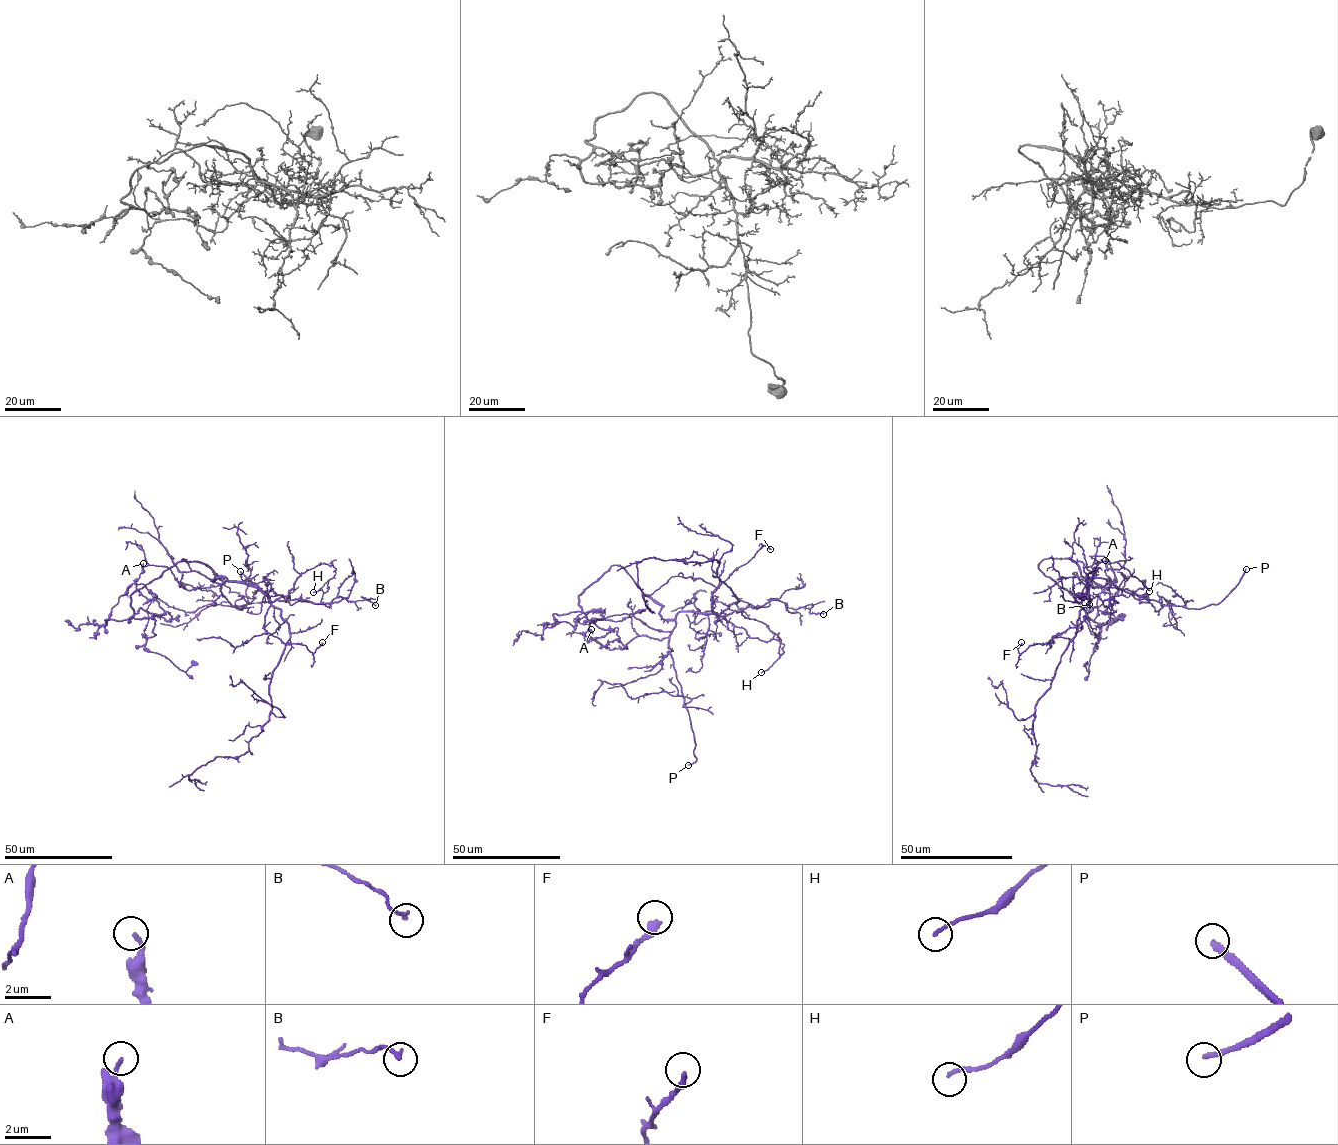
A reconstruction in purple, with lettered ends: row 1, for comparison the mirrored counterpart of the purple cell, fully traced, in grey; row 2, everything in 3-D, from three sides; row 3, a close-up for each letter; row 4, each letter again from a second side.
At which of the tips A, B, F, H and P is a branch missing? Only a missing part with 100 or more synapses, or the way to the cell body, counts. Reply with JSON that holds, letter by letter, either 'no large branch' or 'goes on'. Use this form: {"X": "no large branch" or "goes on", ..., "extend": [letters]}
{"A": "no large branch", "B": "no large branch", "F": "no large branch", "H": "no large branch", "P": "goes on", "extend": ["P"]}

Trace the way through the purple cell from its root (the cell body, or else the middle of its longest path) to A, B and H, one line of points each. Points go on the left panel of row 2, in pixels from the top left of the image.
A: (250, 584), (211, 581), (203, 563), (180, 561), (130, 596), (135, 614), (163, 612), (136, 589), (143, 563)
B: (250, 584), (271, 601), (303, 599), (324, 603), (338, 596), (353, 601), (365, 599), (362, 597), (375, 605)
H: (250, 584), (271, 601), (284, 600), (302, 573), (320, 564), (333, 565), (334, 576), (313, 592)

